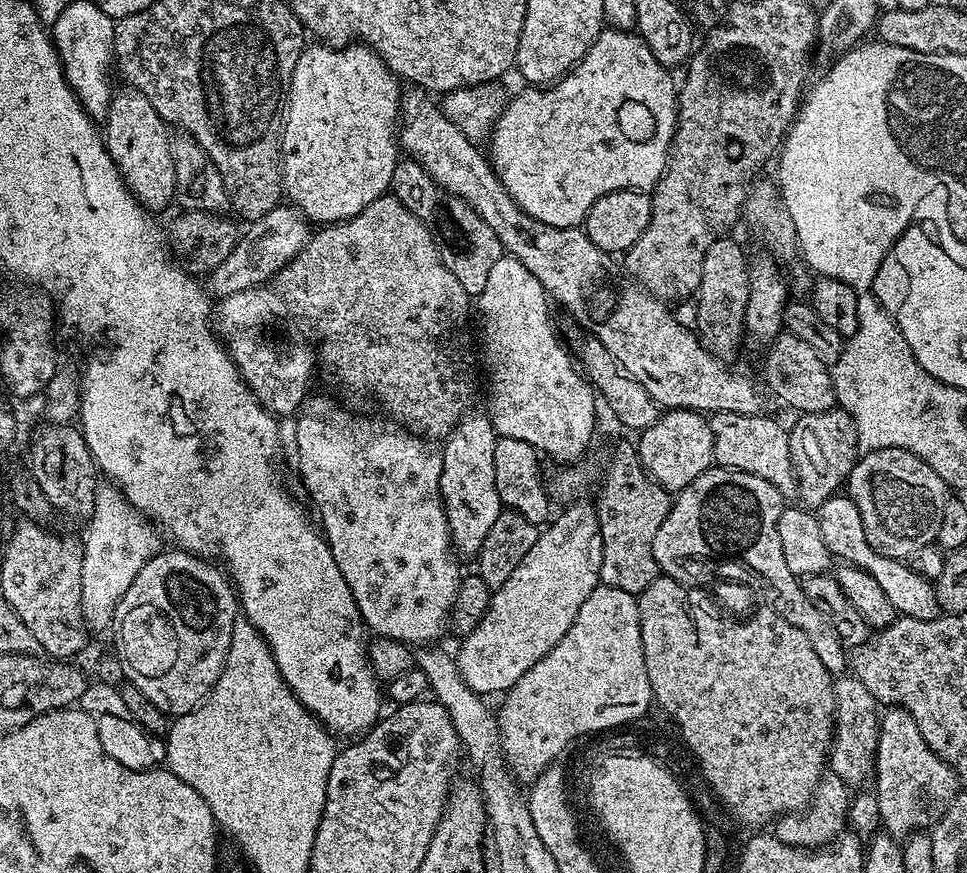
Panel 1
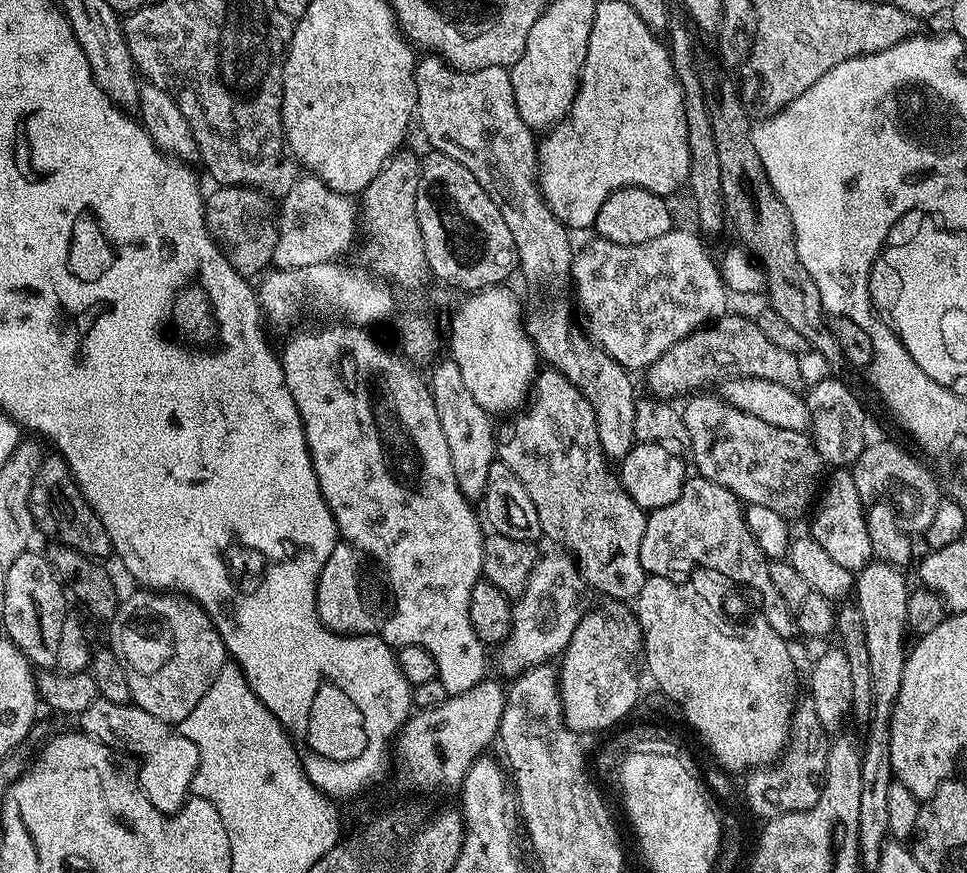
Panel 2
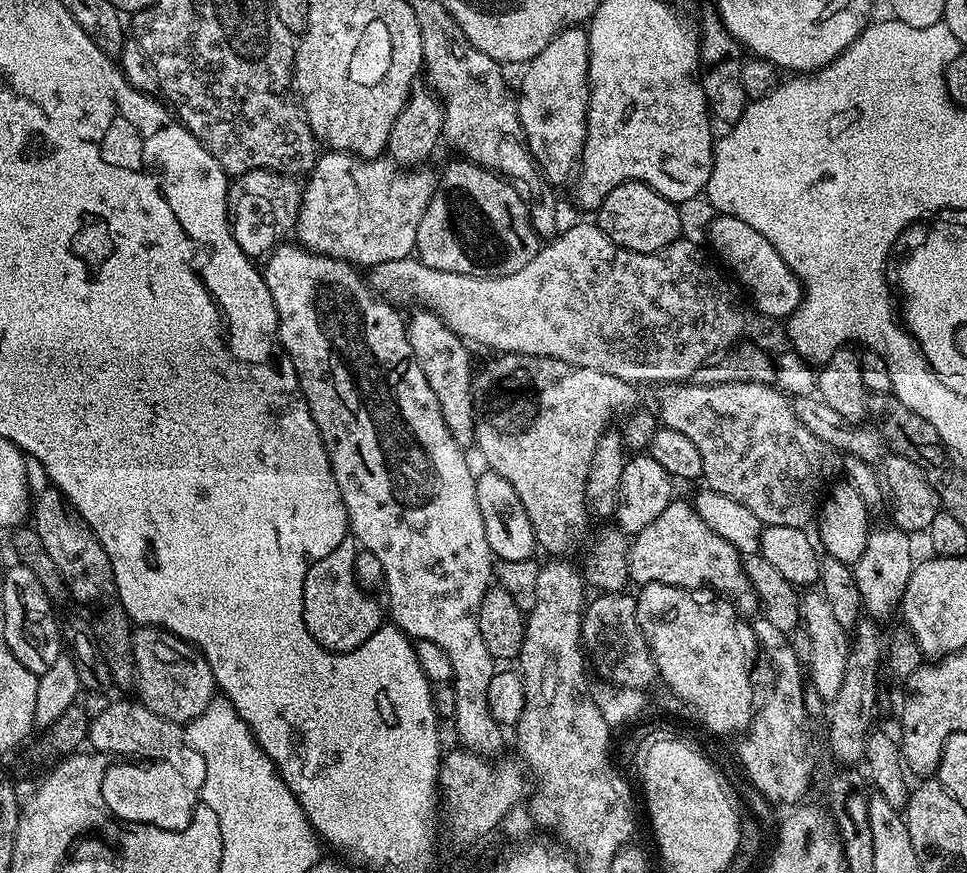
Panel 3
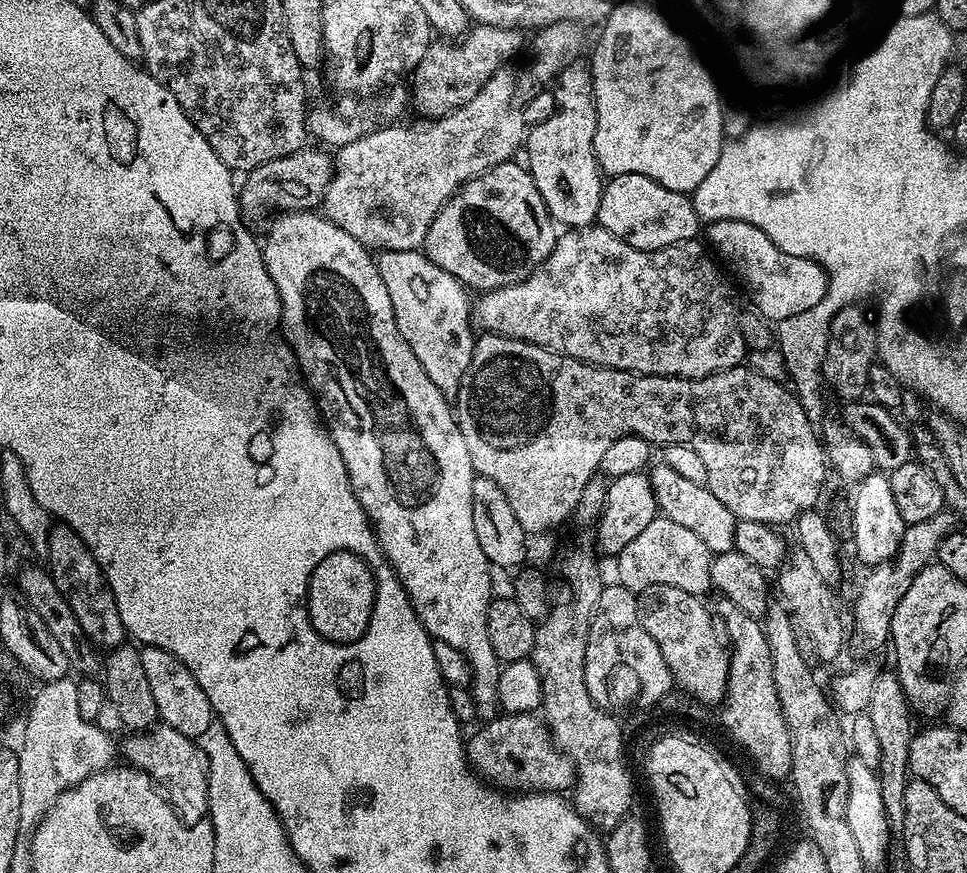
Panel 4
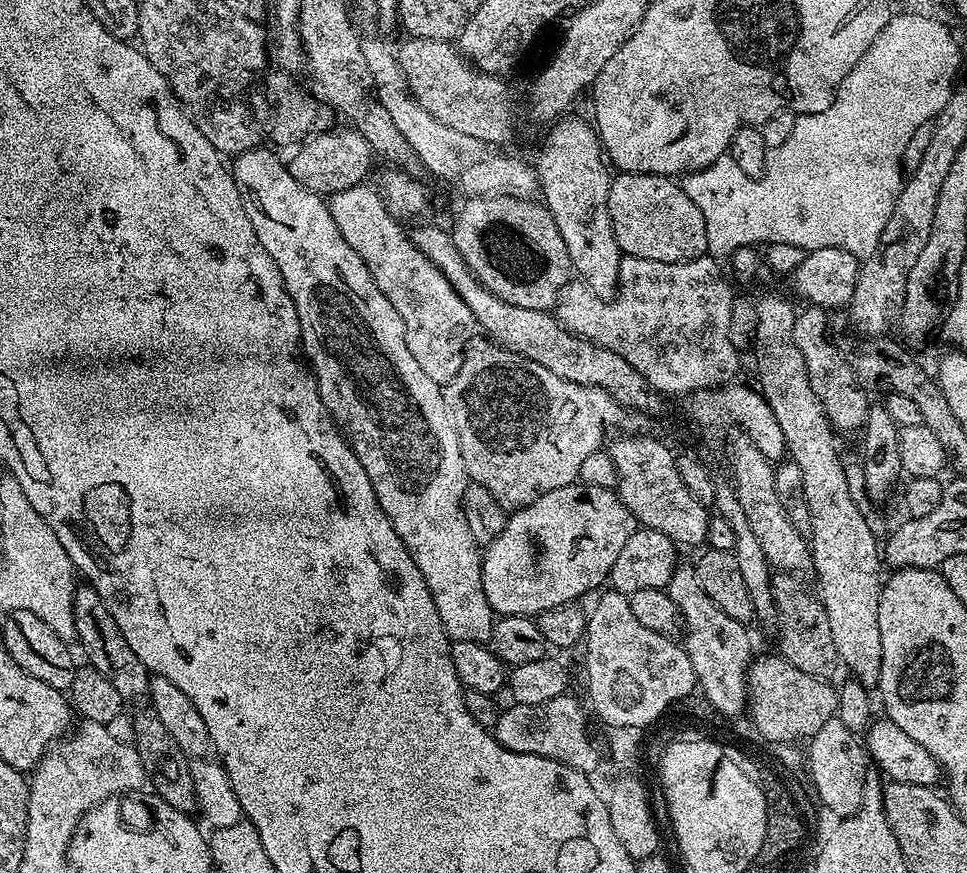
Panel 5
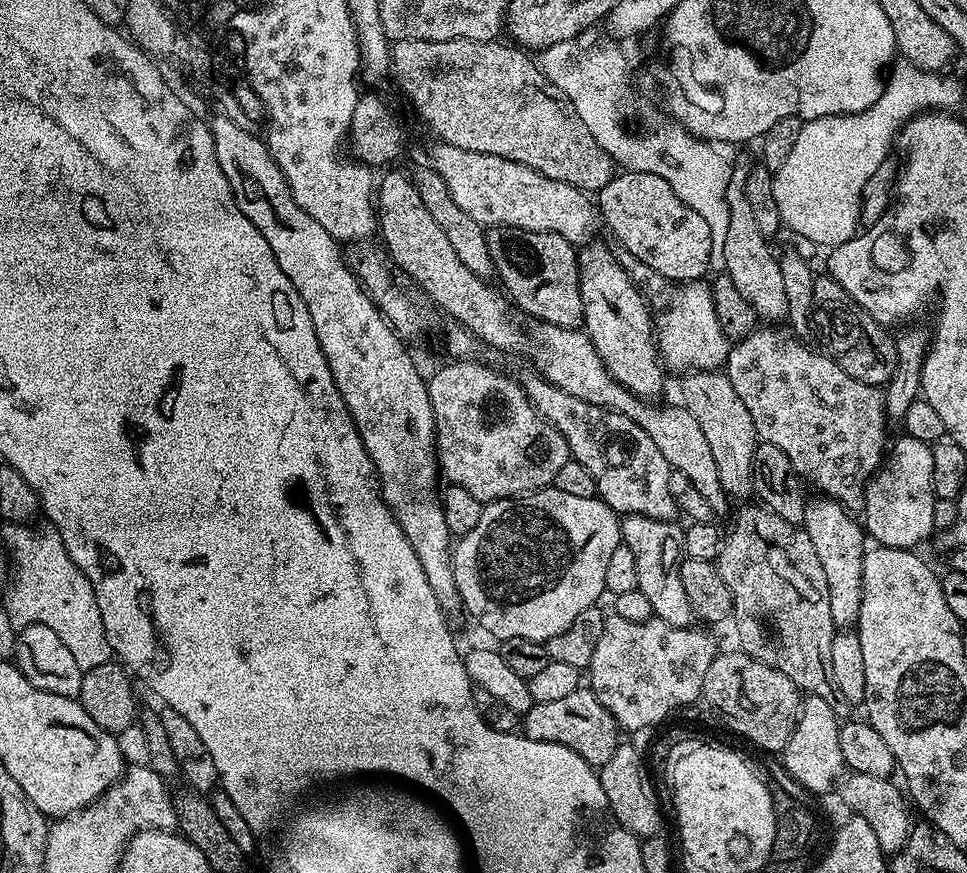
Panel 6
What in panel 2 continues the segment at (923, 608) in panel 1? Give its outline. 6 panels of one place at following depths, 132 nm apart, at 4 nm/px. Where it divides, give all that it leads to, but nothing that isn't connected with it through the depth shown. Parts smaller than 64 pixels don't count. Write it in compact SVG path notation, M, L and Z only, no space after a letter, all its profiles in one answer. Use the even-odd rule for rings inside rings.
M838 468L833 472L835 473L831 476L814 514L810 535L826 550L834 562L841 563L846 569L857 572L873 559L864 501L858 494L858 488L849 469Z

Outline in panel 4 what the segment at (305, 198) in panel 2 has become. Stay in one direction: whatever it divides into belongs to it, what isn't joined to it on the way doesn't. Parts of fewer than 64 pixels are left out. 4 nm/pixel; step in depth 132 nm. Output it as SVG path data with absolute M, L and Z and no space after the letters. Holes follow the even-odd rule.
M535 41L535 51L537 52L534 60L528 66L514 66L511 62L506 62L500 66L498 70L491 75L491 78L484 83L480 88L478 94L474 96L458 111L452 112L450 115L437 117L429 121L424 128L406 128L396 124L393 126L382 126L368 132L365 136L360 137L348 145L341 146L337 149L333 157L333 172L331 182L327 186L327 192L321 201L322 214L327 217L332 224L338 226L340 229L345 230L346 234L350 234L356 241L370 250L383 250L389 252L411 252L417 251L425 240L426 234L429 232L430 222L437 216L438 210L441 209L449 198L459 189L466 181L470 181L475 177L481 176L482 173L488 172L496 165L509 163L515 156L516 150L523 147L526 138L526 123L524 124L524 110L538 92L548 83L551 83L553 77L557 75L555 65L557 62L558 54L551 52L546 44Z

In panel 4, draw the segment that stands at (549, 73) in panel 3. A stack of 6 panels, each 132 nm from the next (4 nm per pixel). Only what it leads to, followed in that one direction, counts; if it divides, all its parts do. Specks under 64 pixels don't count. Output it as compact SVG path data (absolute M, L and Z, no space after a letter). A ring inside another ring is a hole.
M565 67L555 77L557 108L545 118L541 124L527 129L526 151L528 160L526 167L528 173L534 178L534 186L538 186L538 194L542 194L542 202L548 207L549 214L557 225L568 230L583 230L593 227L597 223L596 215L600 205L602 191L602 173L596 165L594 154L594 130L596 129L596 108L592 104L592 77L589 69Z

